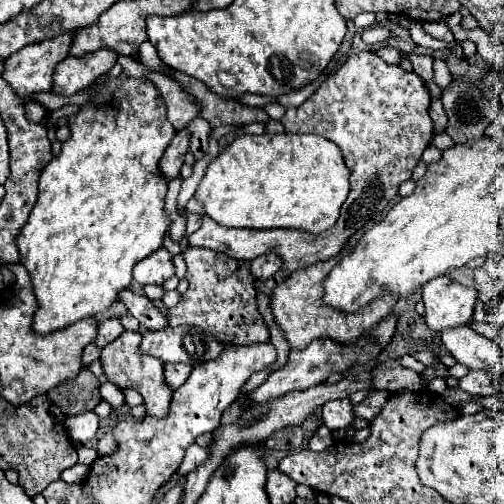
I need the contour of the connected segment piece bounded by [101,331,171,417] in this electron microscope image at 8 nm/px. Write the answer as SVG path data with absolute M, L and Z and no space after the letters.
M123 331L121 337L117 337L113 343L105 345L101 351L101 363L103 363L103 373L105 377L117 385L117 387L129 387L141 393L141 397L145 399L145 407L147 413L151 415L165 415L165 411L169 409L169 395L171 395L171 387L165 385L163 379L163 363L157 357L149 357L139 349L141 343L141 333L137 331Z

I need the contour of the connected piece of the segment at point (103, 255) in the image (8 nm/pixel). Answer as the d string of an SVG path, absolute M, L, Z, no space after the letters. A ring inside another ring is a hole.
M123 73L115 79L109 79L105 83L105 87L101 91L95 93L95 97L91 99L91 103L83 105L81 111L75 115L75 117L69 117L69 127L71 127L71 137L63 143L61 147L61 153L51 159L51 163L47 163L47 167L41 171L41 177L39 177L39 197L37 197L37 203L35 207L31 209L29 213L29 219L27 223L21 227L21 231L17 233L15 237L15 243L17 243L17 249L19 249L19 265L23 265L31 277L31 285L33 285L33 293L35 293L35 299L37 299L37 311L33 313L33 331L39 333L39 335L47 335L47 333L53 333L53 331L59 331L59 329L65 329L67 325L75 323L75 321L81 321L81 319L87 319L87 317L95 317L95 315L101 315L105 313L119 297L119 293L123 289L127 289L133 281L133 265L137 261L141 261L143 257L151 255L153 251L157 251L161 245L163 245L163 237L169 229L169 217L165 215L163 211L163 205L165 205L165 193L167 193L167 181L163 179L163 175L159 173L159 159L165 151L165 147L171 143L171 139L175 137L175 129L171 127L171 123L167 121L167 115L165 115L165 103L159 95L159 91L153 87L153 83L145 81L145 79L133 79L133 77L125 77Z

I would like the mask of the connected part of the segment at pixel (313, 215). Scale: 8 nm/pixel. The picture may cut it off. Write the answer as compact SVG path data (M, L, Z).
M241 135L207 167L195 199L223 227L301 229L319 235L335 225L349 193L349 169L337 145L317 135Z

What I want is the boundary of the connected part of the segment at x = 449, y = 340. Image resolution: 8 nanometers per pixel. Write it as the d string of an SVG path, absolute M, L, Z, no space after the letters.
M467 323L441 331L441 341L449 349L449 353L469 369L487 371L499 365L499 347L473 331Z

